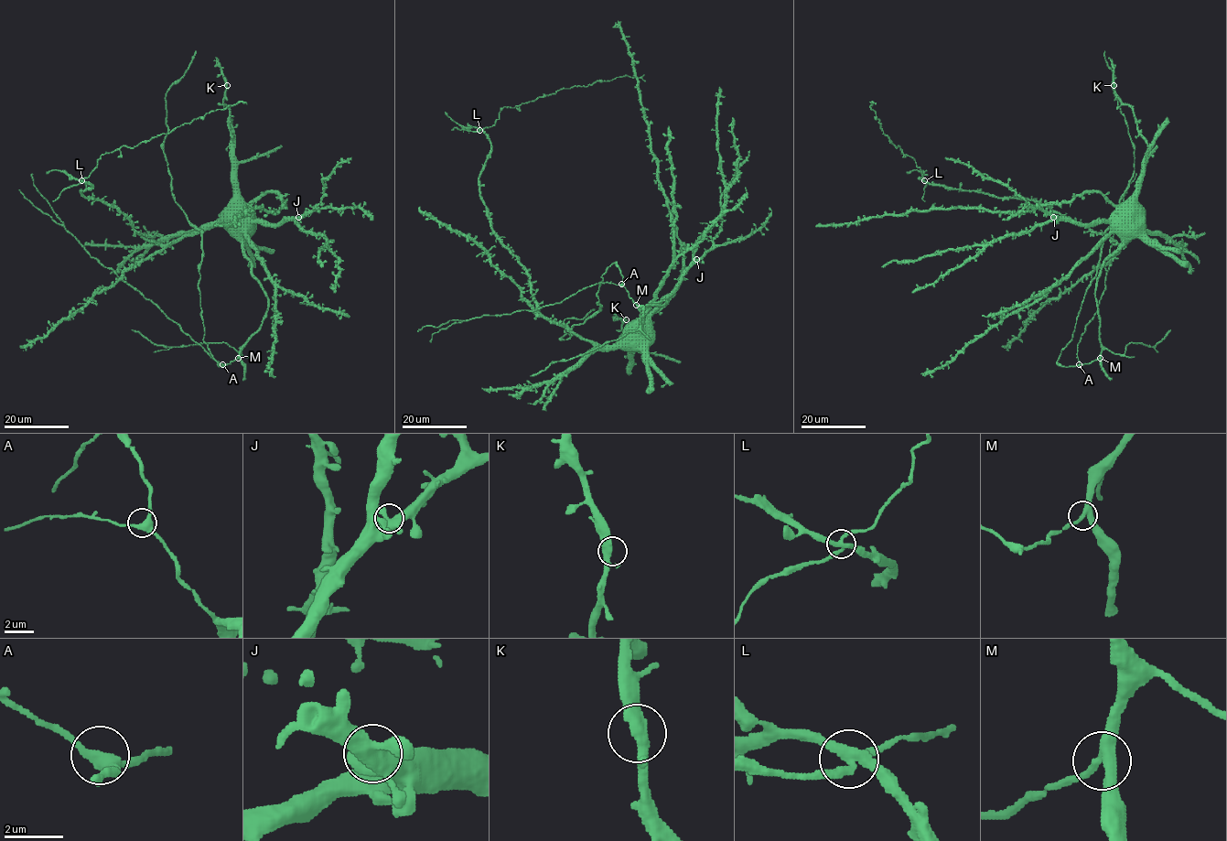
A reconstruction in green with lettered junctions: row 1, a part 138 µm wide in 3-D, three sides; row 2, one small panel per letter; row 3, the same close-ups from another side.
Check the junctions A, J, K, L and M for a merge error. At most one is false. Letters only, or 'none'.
L

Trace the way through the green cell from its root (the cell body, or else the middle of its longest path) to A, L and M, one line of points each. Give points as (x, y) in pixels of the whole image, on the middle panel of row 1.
A: (640, 331), (640, 322), (649, 307), (653, 303), (666, 302), (661, 305), (639, 307), (621, 284)
L: (640, 331), (597, 345), (541, 313), (530, 275), (493, 229), (480, 195), (479, 174), (490, 150), (480, 129)
M: (640, 331), (640, 322), (649, 307), (653, 303), (666, 302), (661, 305), (636, 305)

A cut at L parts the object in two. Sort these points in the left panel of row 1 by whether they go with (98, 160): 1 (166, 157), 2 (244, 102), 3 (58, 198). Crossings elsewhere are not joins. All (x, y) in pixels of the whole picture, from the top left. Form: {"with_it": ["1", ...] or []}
{"with_it": ["2", "3"]}

